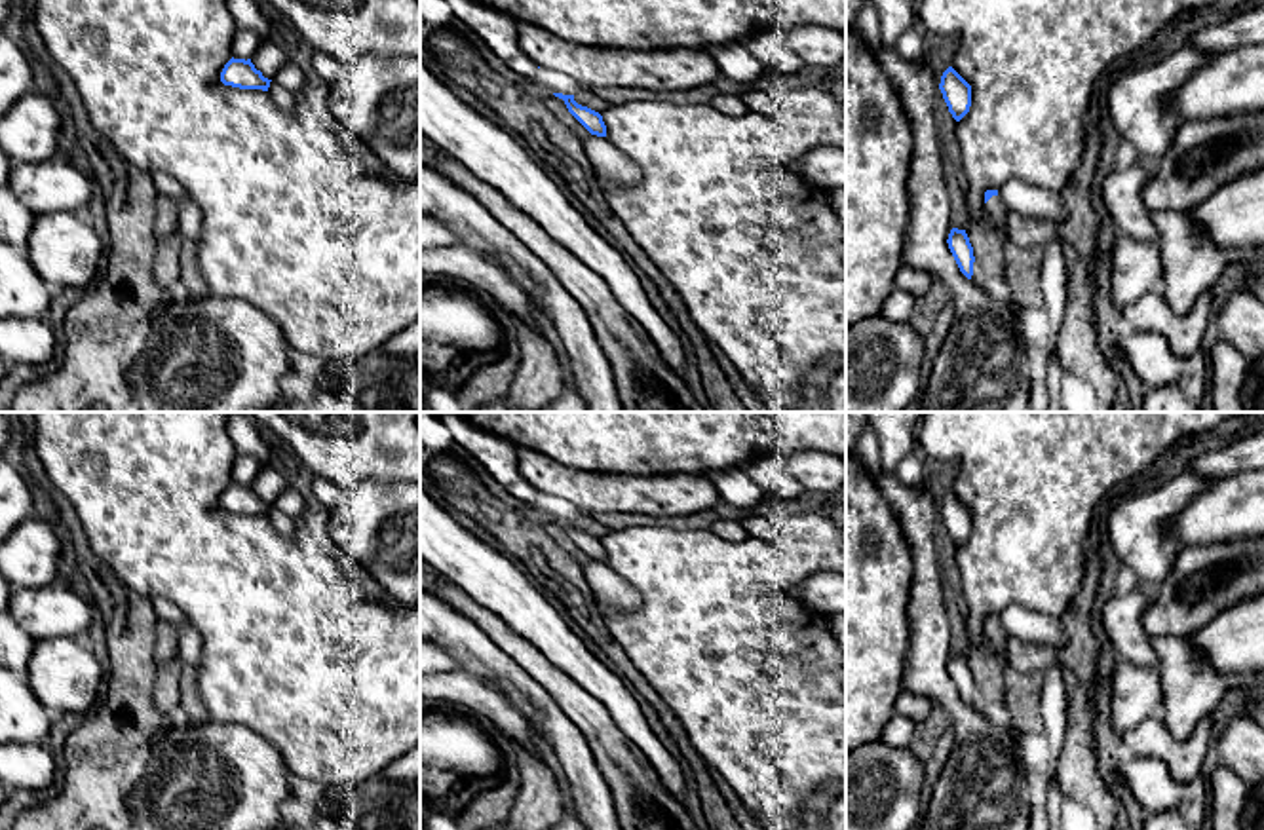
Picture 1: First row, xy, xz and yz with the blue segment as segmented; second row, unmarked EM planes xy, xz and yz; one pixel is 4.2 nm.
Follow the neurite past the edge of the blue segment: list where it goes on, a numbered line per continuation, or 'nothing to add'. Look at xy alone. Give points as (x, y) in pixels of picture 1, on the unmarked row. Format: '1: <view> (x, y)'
nothing to add

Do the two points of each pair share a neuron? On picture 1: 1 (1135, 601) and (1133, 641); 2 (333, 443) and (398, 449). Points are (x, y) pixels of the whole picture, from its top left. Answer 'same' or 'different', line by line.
1: same
2: same

